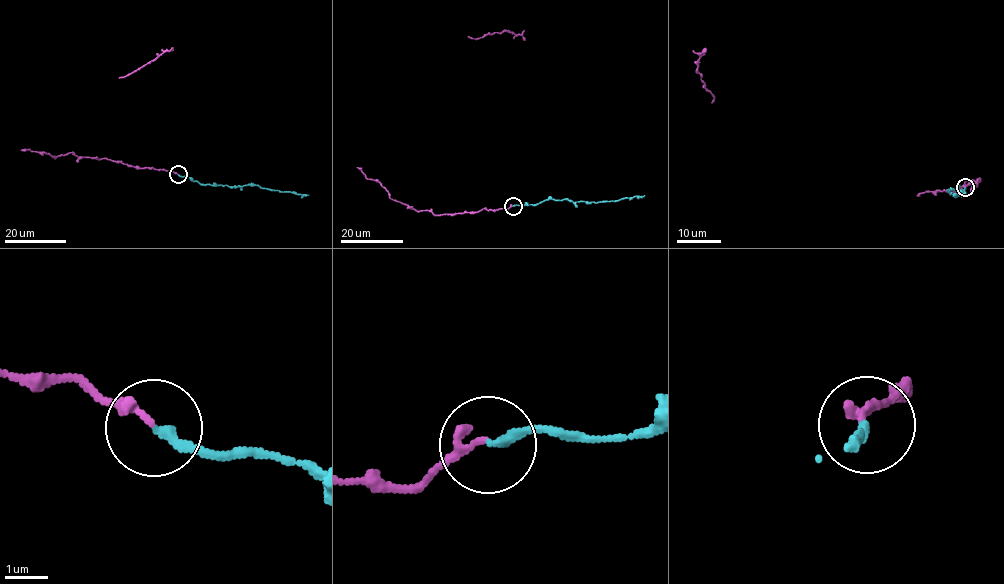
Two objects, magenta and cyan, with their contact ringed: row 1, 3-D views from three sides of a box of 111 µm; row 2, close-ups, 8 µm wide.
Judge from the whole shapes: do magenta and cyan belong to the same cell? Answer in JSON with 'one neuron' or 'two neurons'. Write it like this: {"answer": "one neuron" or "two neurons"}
{"answer": "one neuron"}

